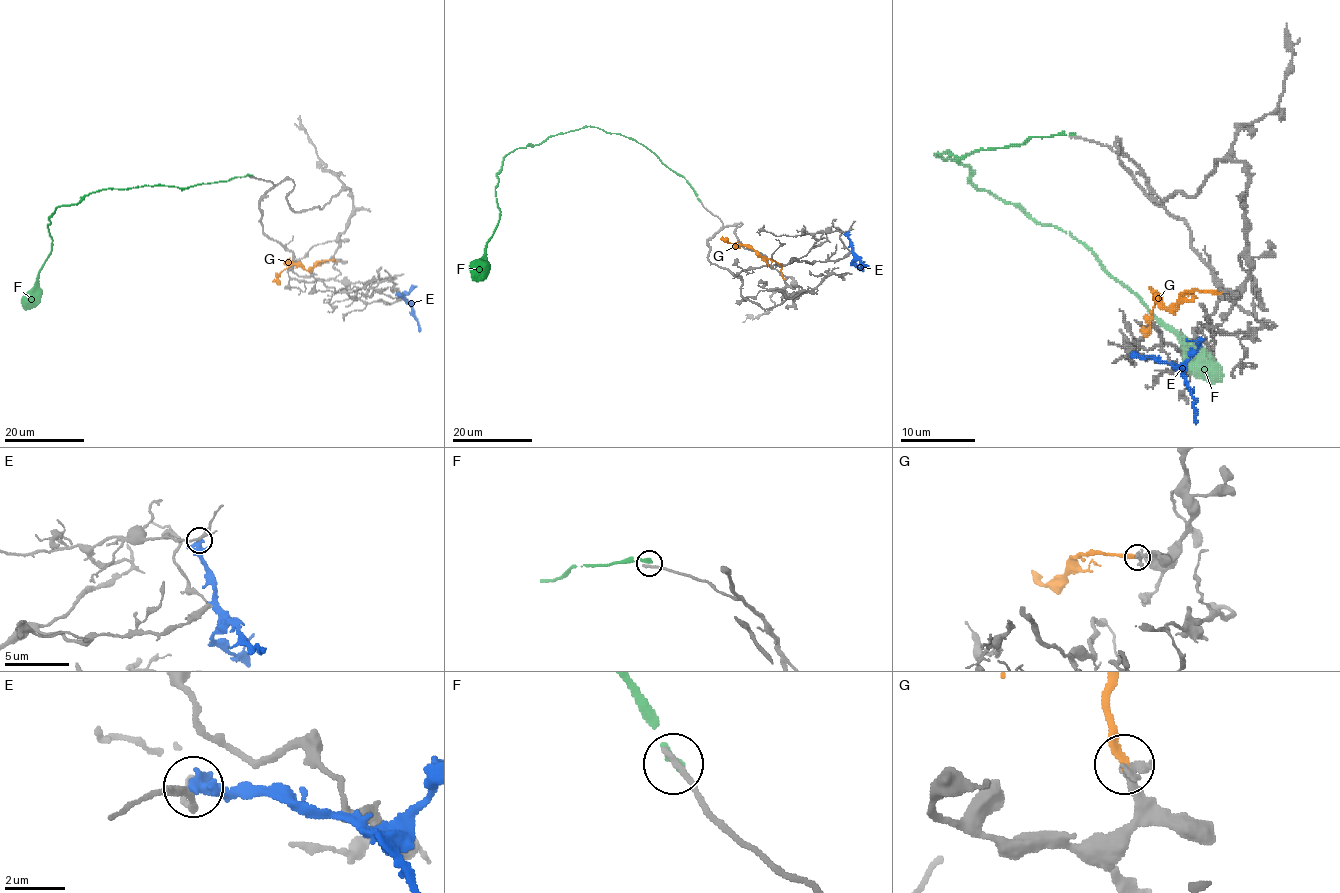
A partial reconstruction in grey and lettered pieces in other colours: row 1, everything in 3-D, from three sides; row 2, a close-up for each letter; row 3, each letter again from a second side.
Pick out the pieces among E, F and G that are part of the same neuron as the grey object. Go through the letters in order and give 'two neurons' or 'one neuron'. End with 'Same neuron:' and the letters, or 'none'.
E: two neurons
F: two neurons
G: one neuron
Same neuron: G

